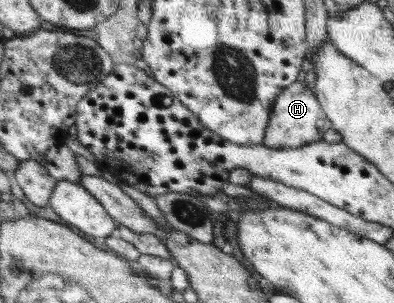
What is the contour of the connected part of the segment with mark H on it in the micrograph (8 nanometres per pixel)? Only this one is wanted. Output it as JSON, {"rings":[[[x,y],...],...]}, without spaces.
{"rings":[[[298,81],[284,88],[276,97],[265,130],[265,140],[262,143],[275,149],[298,148],[309,145],[312,141],[323,140],[322,136],[326,134],[326,130],[330,130],[330,120],[315,90],[306,83]]]}

